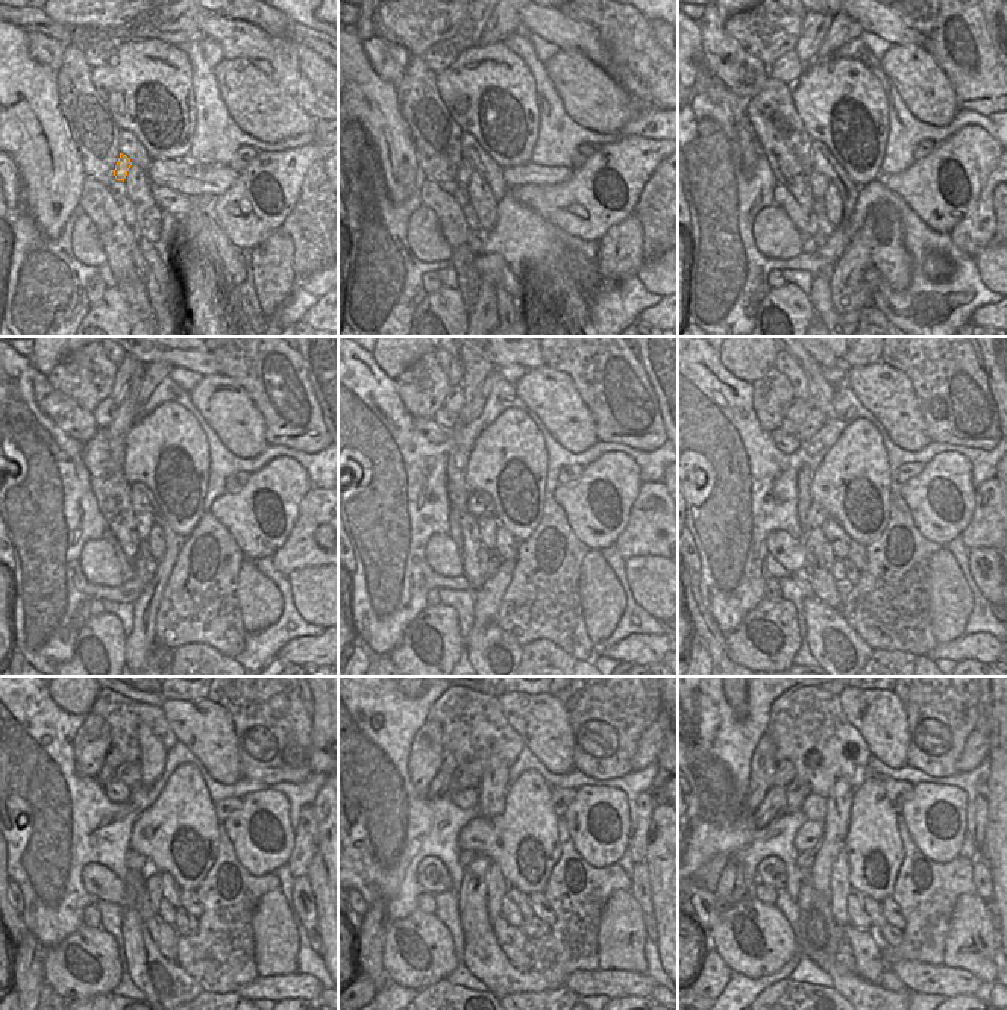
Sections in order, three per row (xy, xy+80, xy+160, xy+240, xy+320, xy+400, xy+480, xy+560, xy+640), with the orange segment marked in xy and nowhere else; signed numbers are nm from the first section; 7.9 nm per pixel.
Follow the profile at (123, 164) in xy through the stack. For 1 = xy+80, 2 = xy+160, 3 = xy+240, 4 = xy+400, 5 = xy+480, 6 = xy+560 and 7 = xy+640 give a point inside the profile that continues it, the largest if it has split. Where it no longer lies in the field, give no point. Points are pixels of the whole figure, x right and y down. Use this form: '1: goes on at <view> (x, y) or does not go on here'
1: goes on at xy+80 (464, 173)
2: goes on at xy+160 (819, 182)
3: goes on at xy+240 (144, 522)
4: goes on at xy+400 (834, 534)
5: goes on at xy+480 (170, 890)
6: goes on at xy+560 (520, 900)
7: goes on at xy+640 (872, 909)

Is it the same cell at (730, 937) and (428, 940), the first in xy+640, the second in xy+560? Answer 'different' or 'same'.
same

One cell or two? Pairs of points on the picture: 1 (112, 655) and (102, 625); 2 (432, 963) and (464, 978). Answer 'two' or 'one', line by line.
1: one
2: two

